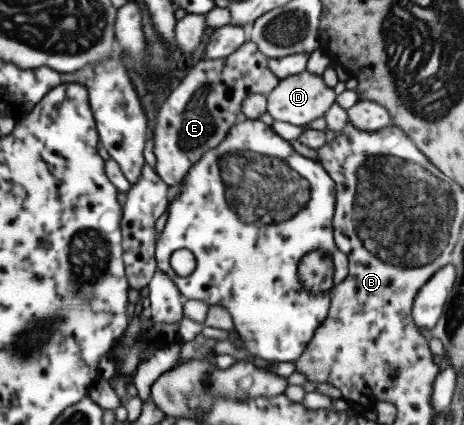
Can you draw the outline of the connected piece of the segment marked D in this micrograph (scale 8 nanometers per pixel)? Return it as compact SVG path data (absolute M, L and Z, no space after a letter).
M308 70L301 71L296 75L282 78L278 85L270 91L268 97L264 97L267 111L276 121L284 121L292 125L308 125L314 119L324 117L331 105L336 102L337 95L331 87L324 84L322 76L311 73Z

